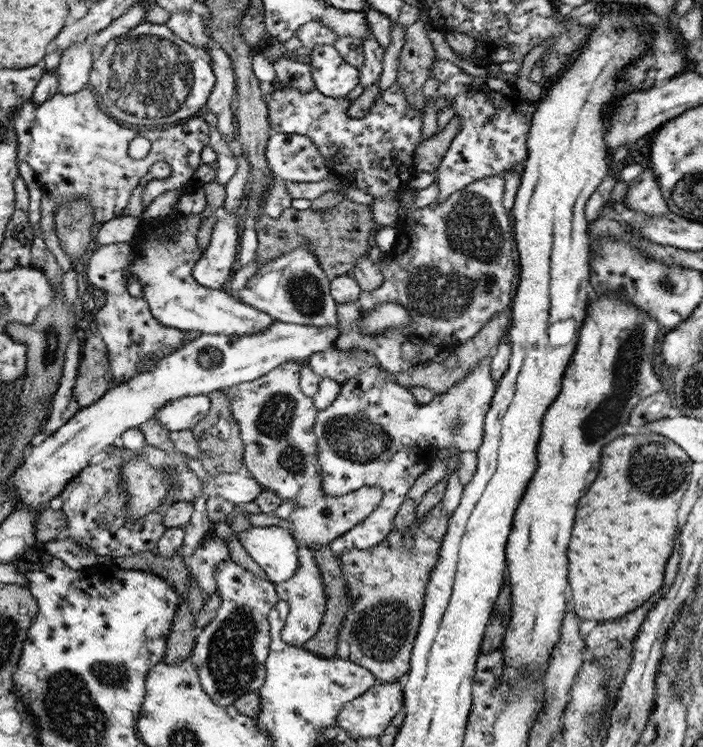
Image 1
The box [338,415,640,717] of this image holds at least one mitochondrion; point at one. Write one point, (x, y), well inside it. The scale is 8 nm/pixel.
(380, 632)

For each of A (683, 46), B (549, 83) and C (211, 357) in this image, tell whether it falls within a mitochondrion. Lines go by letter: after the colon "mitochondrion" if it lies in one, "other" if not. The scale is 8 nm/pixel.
A: other
B: other
C: mitochondrion

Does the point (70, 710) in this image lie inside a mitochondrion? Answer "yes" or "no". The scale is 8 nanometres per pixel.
yes

